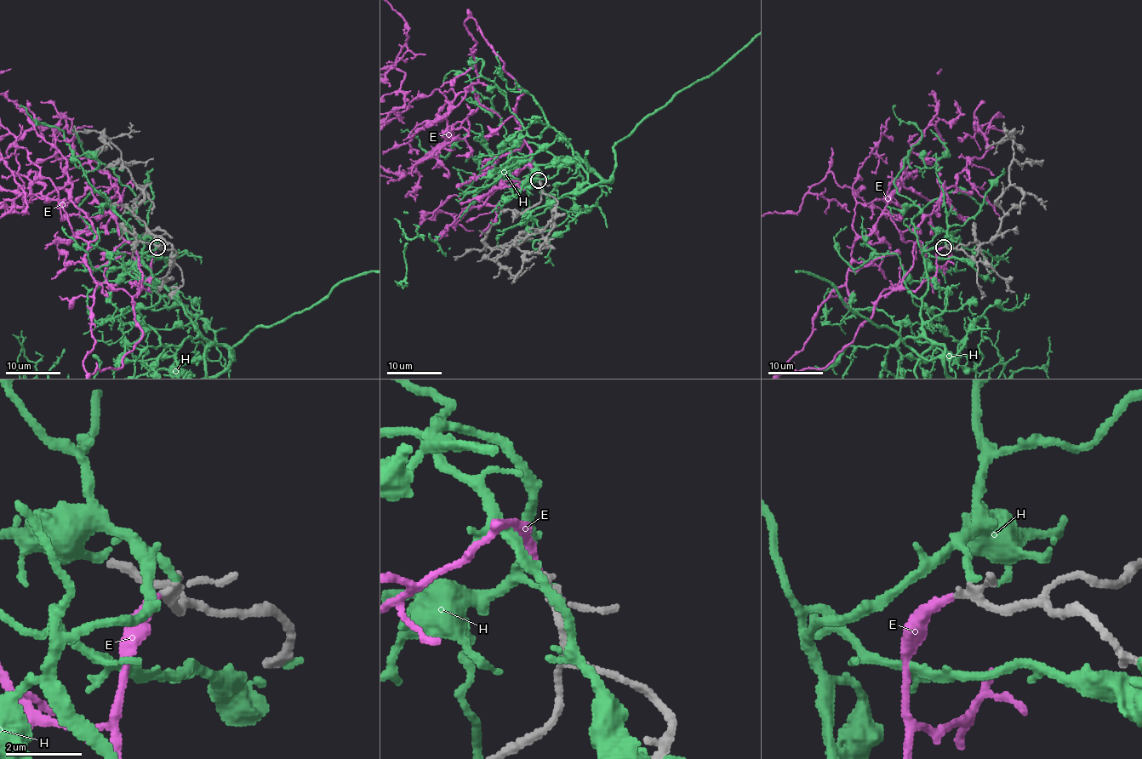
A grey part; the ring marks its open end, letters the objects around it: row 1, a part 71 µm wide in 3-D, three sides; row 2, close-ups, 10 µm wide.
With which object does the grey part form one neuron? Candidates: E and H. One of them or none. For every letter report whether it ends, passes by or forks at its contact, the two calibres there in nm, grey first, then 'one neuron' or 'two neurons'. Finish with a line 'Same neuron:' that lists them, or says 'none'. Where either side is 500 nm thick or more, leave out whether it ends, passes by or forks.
E: it ends there; 200 nm thick on the grey side, 260 nm on the other; one neuron
H: it ends there; 220 nm thick on the grey side, 220 nm on the other; two neurons
Same neuron: E

